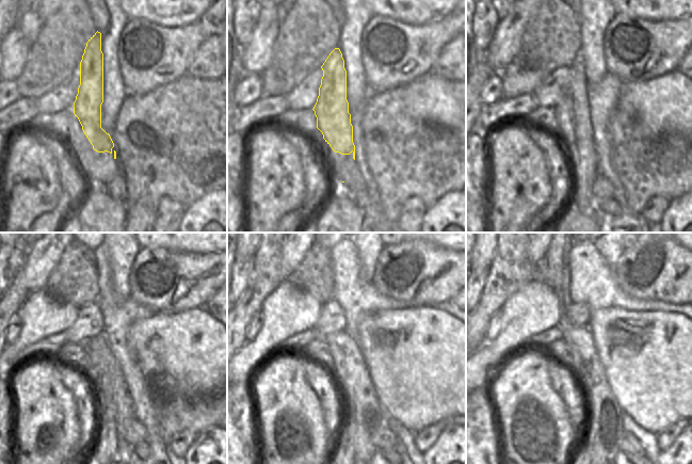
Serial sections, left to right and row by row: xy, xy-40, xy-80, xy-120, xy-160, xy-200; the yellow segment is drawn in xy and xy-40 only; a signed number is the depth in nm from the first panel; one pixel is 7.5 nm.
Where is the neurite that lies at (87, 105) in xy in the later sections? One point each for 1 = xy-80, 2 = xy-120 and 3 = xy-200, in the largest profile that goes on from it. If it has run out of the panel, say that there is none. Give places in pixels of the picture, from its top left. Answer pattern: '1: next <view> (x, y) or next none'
1: next xy-80 (573, 112)
2: next xy-120 (106, 433)
3: next xy-200 (581, 448)

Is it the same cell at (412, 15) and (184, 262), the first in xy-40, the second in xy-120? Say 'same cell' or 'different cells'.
different cells

